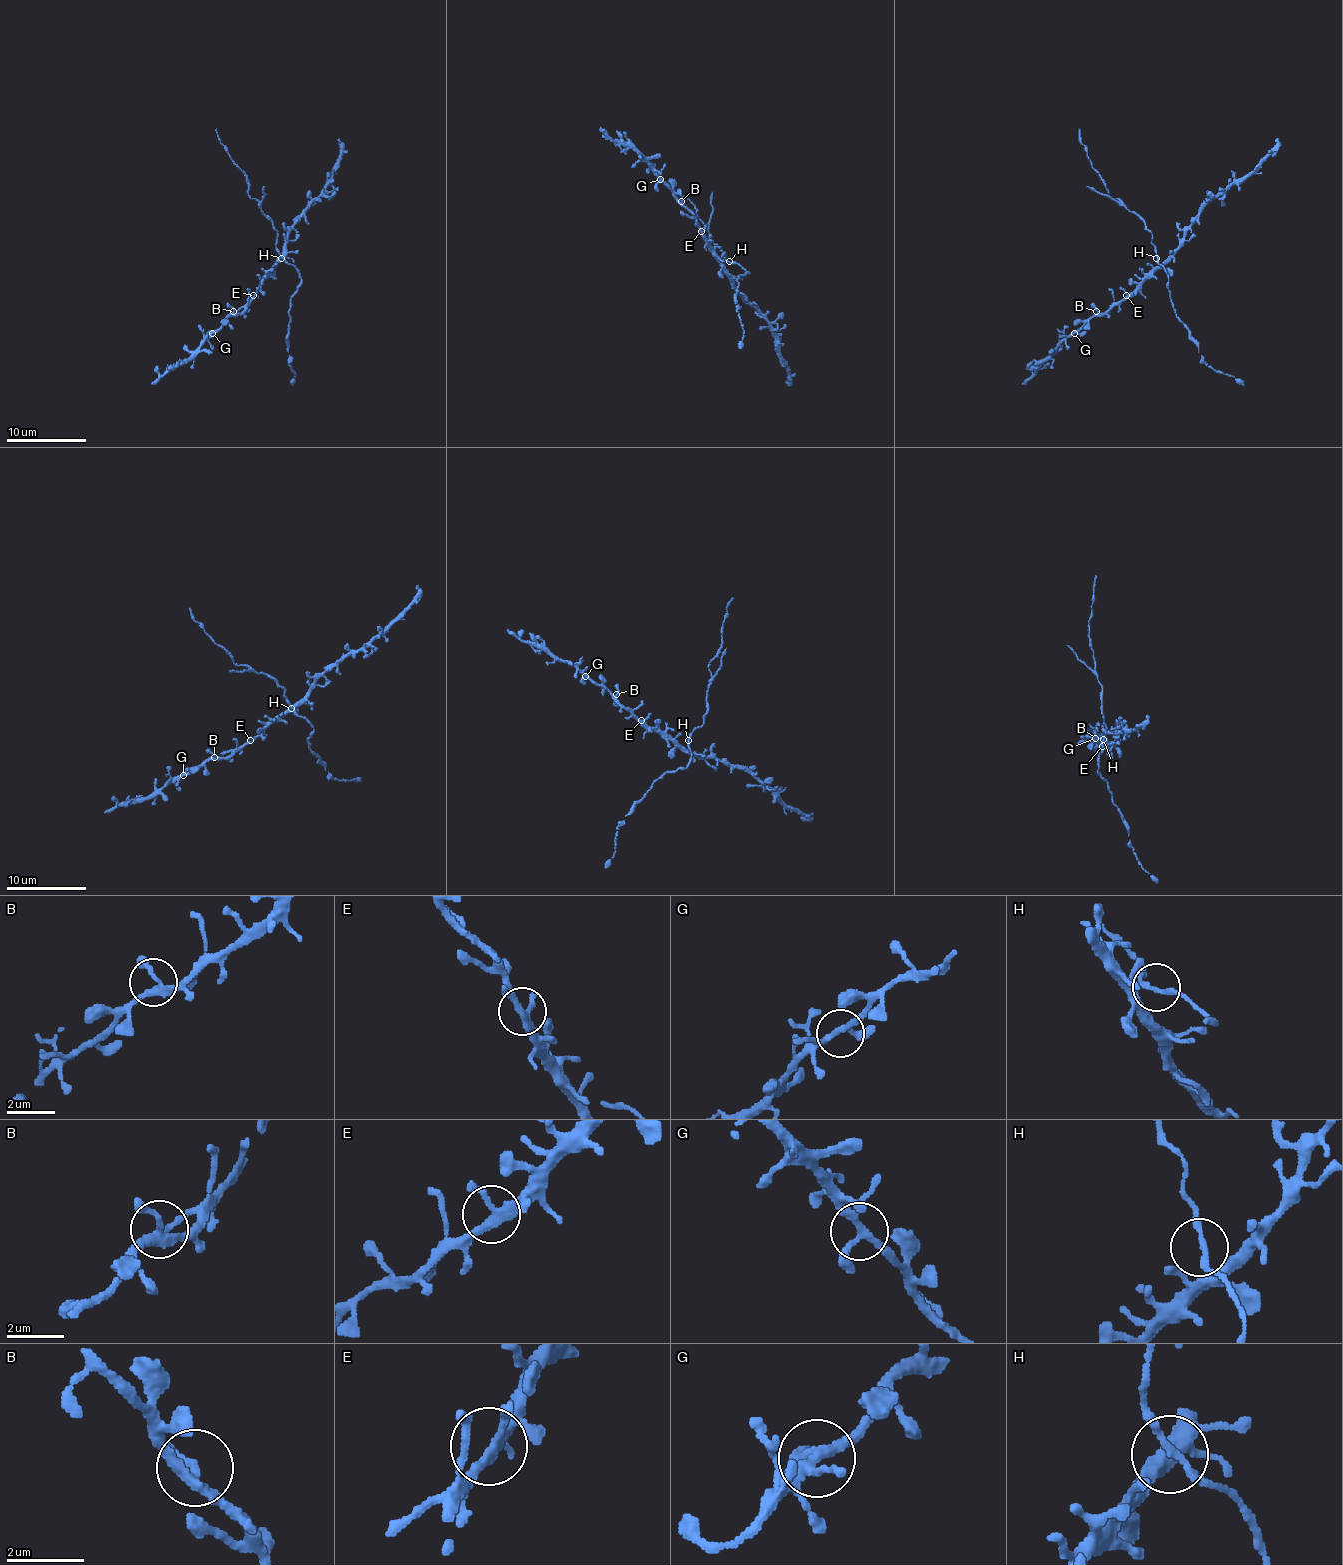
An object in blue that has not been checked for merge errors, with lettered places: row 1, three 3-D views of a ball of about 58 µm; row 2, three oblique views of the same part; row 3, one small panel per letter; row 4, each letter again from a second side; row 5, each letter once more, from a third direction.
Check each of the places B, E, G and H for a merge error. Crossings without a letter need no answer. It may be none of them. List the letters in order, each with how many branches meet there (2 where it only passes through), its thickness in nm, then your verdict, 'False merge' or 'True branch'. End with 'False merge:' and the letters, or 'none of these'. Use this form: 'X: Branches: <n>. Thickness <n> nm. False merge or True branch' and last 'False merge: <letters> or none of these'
B: Branches: 3. Thickness 240 nm. True branch
E: Branches: 3. Thickness 240 nm. True branch
G: Branches: 4. Thickness 240 nm. True branch
H: Branches: 3. Thickness 150 nm. True branch
False merge: none of these

